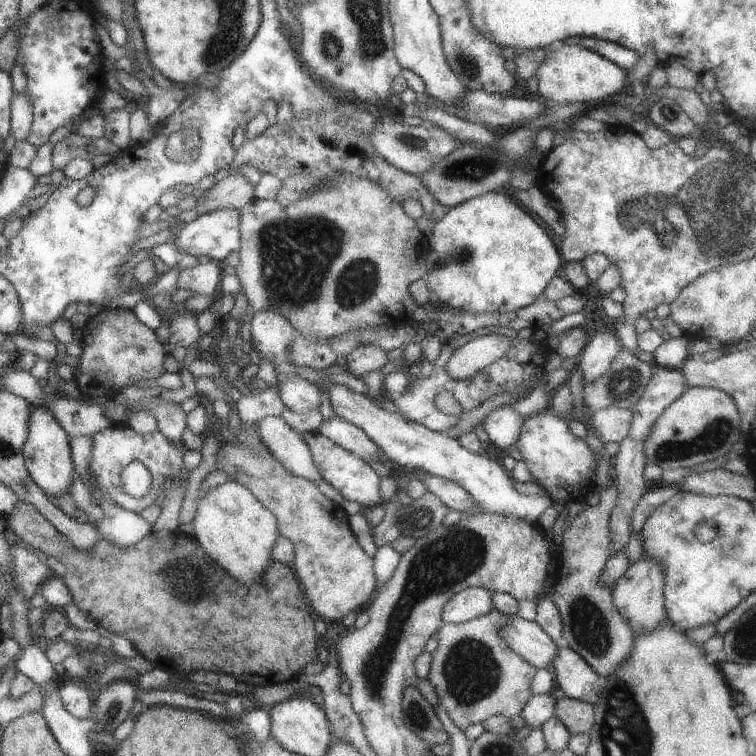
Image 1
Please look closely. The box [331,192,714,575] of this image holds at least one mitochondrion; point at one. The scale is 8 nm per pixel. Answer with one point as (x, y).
(626, 382)

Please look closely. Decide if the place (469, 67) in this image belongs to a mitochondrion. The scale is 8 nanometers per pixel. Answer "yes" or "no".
yes

